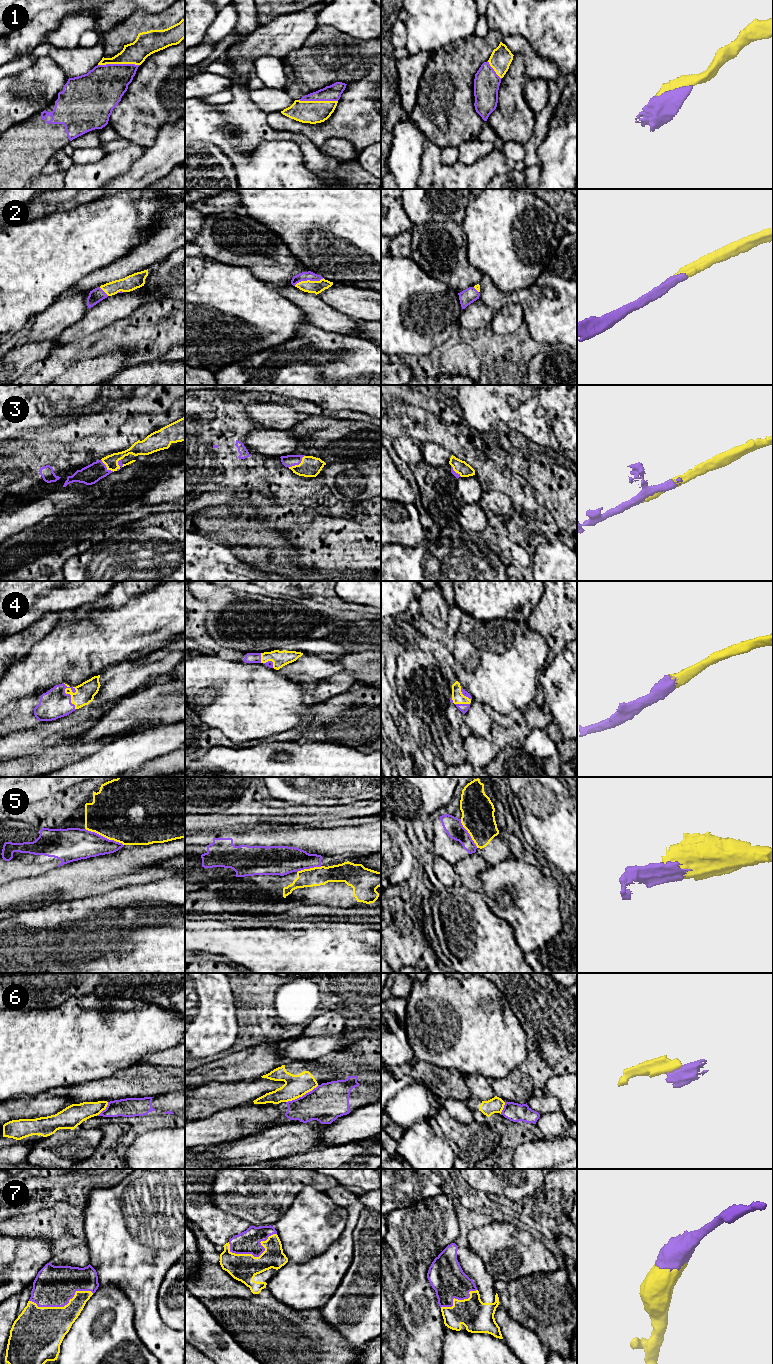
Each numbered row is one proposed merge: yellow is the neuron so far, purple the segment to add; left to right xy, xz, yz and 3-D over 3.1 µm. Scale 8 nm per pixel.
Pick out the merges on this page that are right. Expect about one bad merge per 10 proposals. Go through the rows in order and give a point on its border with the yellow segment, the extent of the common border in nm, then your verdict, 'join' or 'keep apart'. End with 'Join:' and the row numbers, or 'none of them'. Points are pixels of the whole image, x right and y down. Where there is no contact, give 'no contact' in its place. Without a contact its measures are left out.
1: xy (118, 63) | 340 nm | join
2: xz (308, 280) | 240 nm | join
3: xz (297, 465) | 170 nm | join
4: xy (70, 694) | 240 nm | join
5: xy (104, 836) | 340 nm | keep apart
6: xz (302, 1095) | 300 nm | keep apart
7: xy (62, 1307) | 500 nm | join
Join: 1, 2, 3, 4, 7

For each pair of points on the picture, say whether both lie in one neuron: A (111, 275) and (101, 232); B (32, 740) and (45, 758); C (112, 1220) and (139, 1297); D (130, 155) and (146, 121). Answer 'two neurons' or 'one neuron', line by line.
A: two neurons
B: two neurons
C: one neuron
D: two neurons

